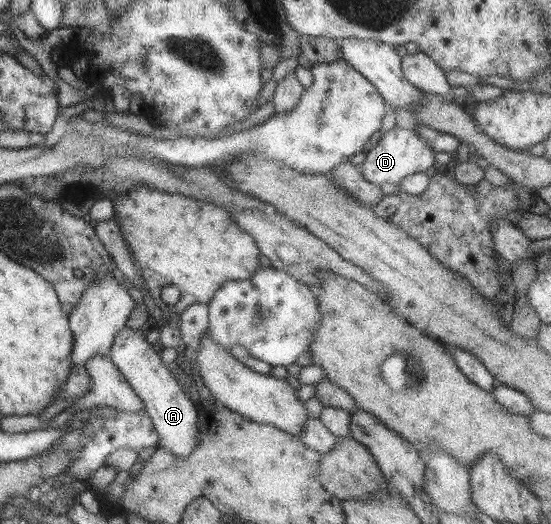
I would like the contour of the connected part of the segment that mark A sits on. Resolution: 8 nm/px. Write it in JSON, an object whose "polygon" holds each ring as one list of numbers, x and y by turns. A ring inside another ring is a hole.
{"polygon":[[122,327,110,345,109,359,124,376,134,394,140,398,144,404,143,412,146,413,152,424,153,429,158,435,157,450,164,450,184,457,190,451,194,451,196,431,198,431,198,416,190,398,182,392,176,379,172,376,170,366,162,364,159,353,152,349,152,344,148,343,145,335,140,330,132,330,130,327]]}

